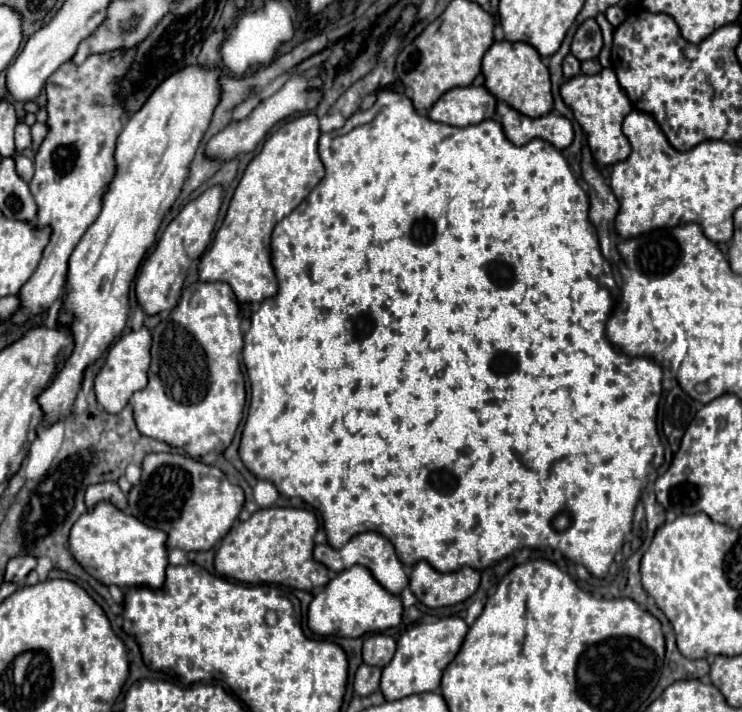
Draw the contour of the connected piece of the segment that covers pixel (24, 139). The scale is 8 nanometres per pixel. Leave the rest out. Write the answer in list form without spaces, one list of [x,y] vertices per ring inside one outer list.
[[[18,123],[16,125],[16,151],[24,151],[26,147],[32,145],[32,137],[30,137],[30,127],[26,123]]]

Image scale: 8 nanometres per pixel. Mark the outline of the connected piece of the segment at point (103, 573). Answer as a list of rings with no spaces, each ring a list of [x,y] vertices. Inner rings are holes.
[[[102,501],[94,511],[84,513],[70,531],[70,551],[74,559],[102,585],[150,587],[160,589],[168,567],[168,535],[160,529],[140,523],[136,517],[122,513],[112,503]]]

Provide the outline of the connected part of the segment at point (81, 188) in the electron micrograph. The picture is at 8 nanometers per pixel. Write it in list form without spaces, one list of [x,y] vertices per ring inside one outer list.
[[[116,51],[116,55],[108,55],[108,59],[90,55],[82,65],[68,61],[60,65],[46,83],[50,131],[36,153],[36,173],[30,181],[30,191],[38,205],[36,229],[50,227],[52,235],[36,273],[18,291],[20,307],[6,321],[8,327],[22,327],[34,315],[48,311],[60,297],[66,281],[68,257],[100,213],[102,195],[116,171],[114,147],[116,135],[122,129],[120,115],[112,111],[112,79],[128,69],[126,55],[128,51]]]

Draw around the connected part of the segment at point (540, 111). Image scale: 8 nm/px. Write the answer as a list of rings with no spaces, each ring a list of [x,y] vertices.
[[[498,41],[494,43],[482,61],[482,73],[486,77],[486,87],[496,95],[496,99],[508,103],[510,107],[516,107],[522,115],[528,117],[542,117],[548,115],[554,107],[552,99],[552,83],[550,83],[550,71],[542,63],[542,57],[538,51],[528,43],[510,43],[510,41]]]

